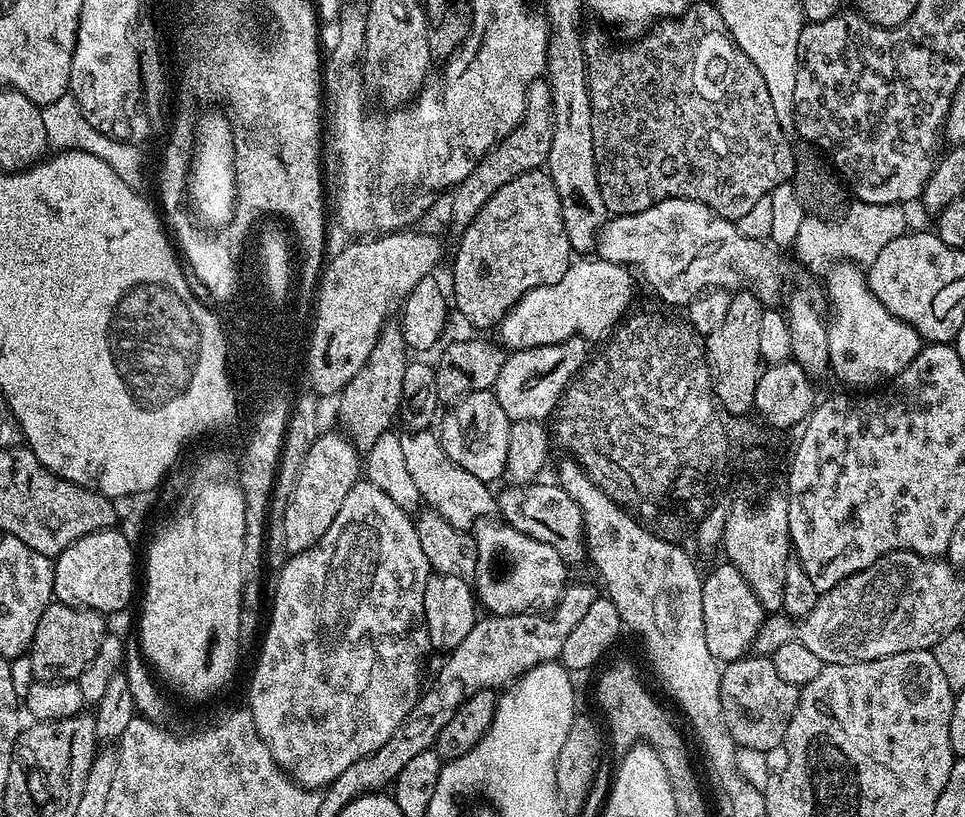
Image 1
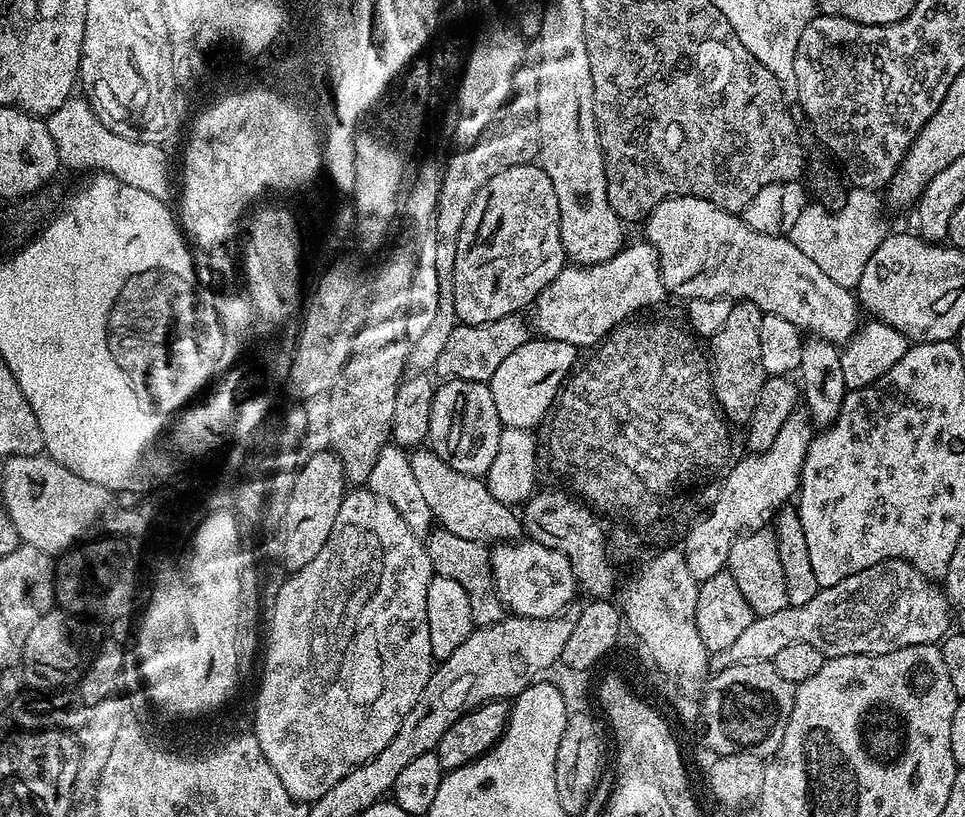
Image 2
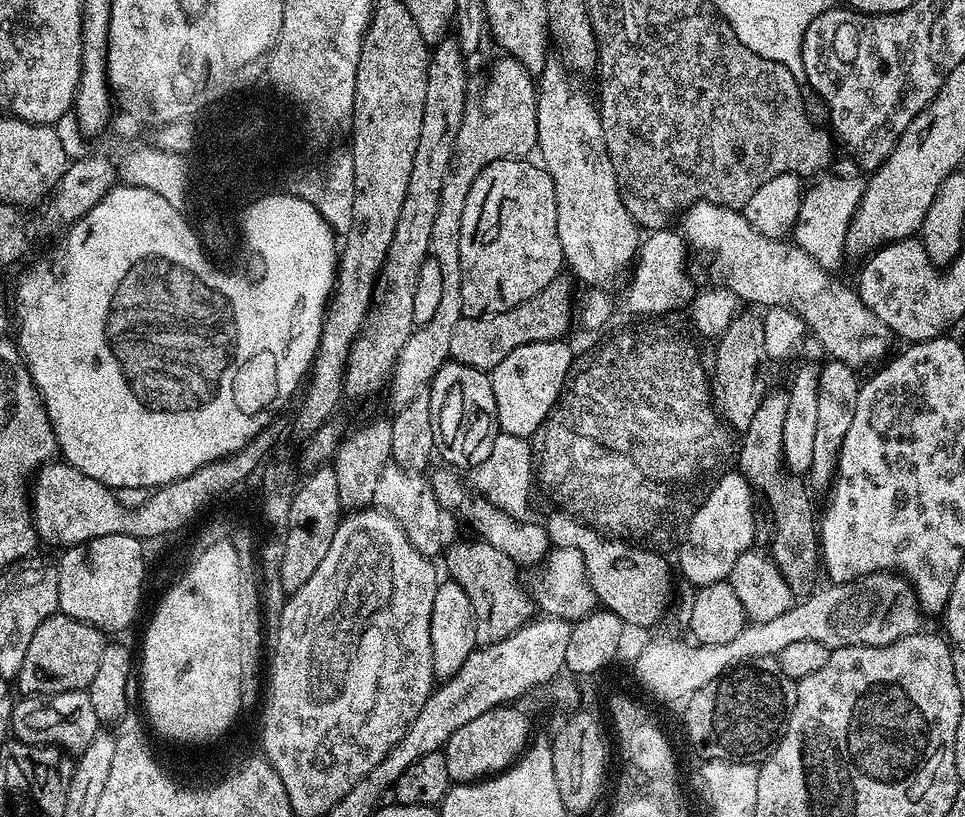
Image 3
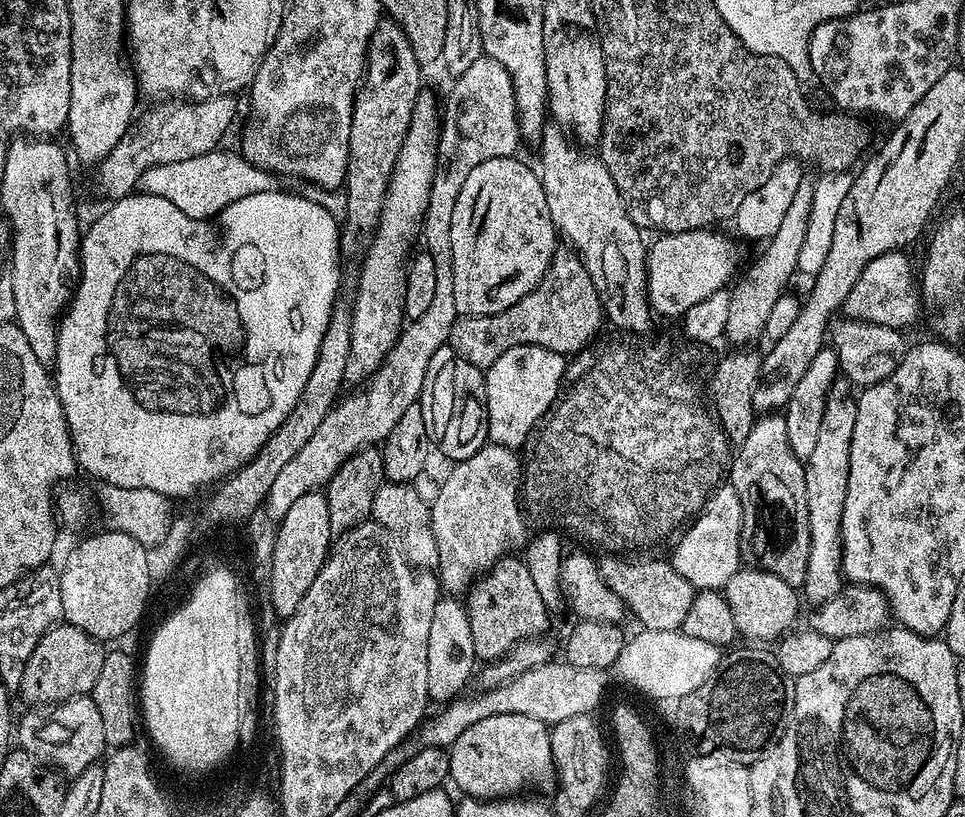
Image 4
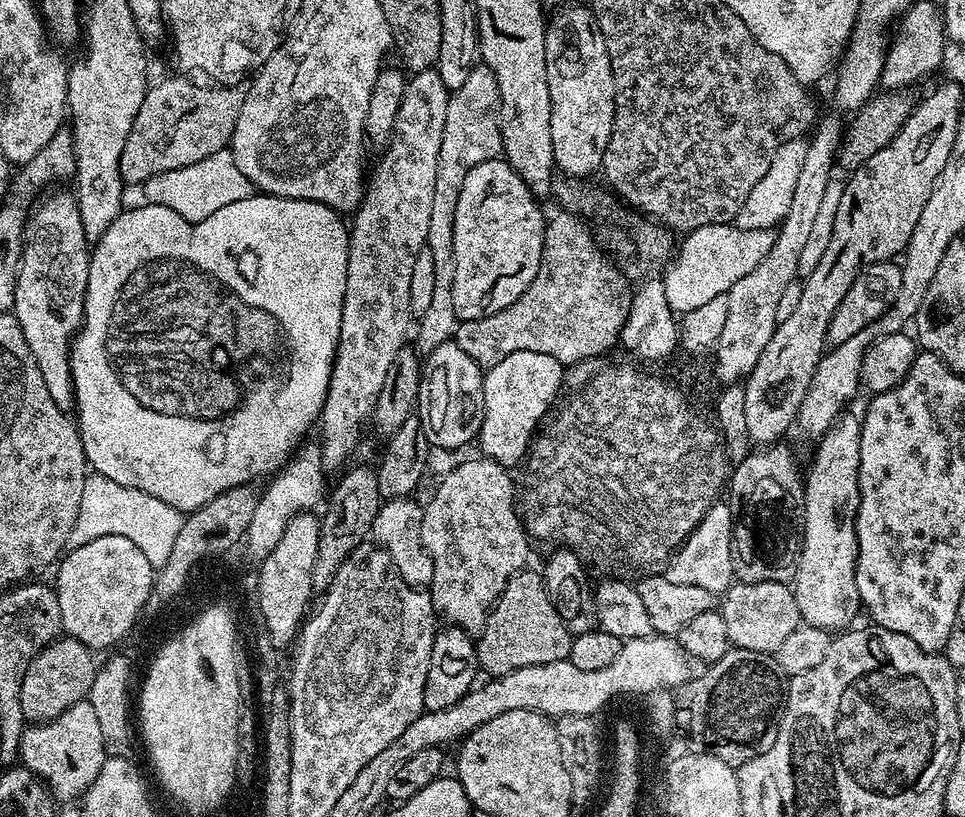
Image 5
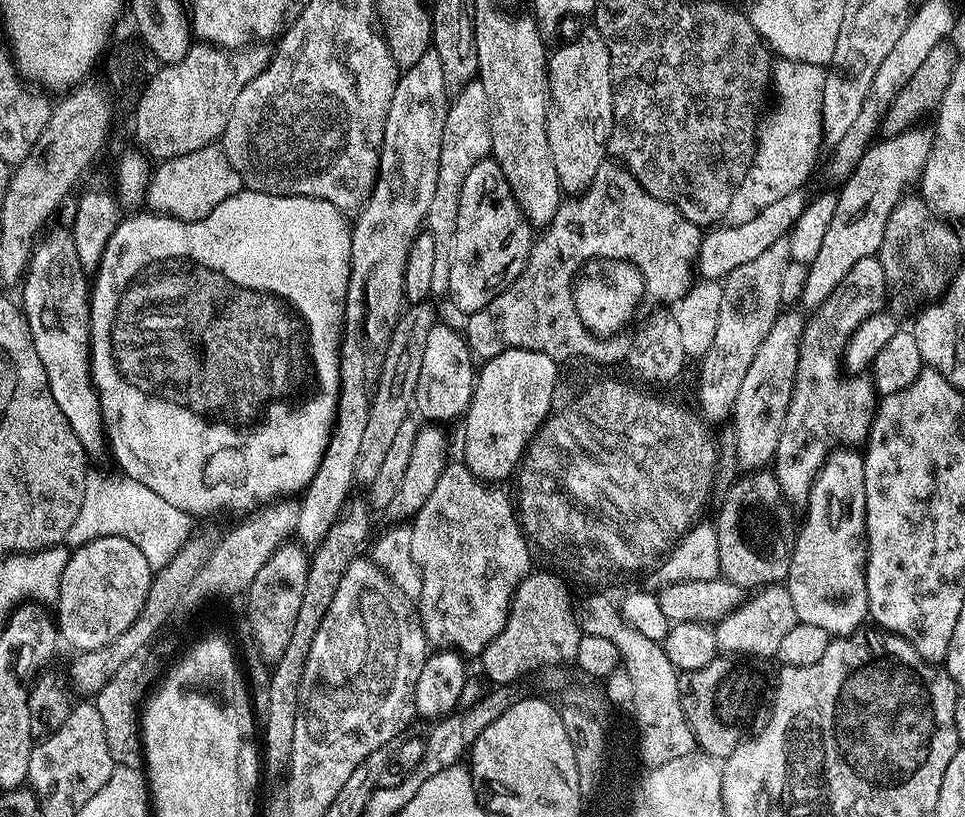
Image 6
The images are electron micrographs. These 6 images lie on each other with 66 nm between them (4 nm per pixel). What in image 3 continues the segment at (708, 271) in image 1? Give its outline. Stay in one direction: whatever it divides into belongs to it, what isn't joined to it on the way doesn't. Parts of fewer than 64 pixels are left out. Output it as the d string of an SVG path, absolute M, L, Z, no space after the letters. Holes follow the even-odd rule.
M699 200L696 204L685 208L679 220L678 232L683 236L685 245L691 251L693 248L698 255L704 256L713 278L716 279L713 281L719 287L729 288L745 305L759 306L764 310L774 306L792 308L804 319L805 329L810 333L811 339L813 336L828 351L827 355L831 359L841 360L843 364L851 368L863 370L867 364L879 365L889 355L888 347L891 346L892 340L894 341L893 329L887 328L870 311L862 302L860 293L855 287L847 288L844 284L835 284L828 270L823 269L814 258L791 243L788 245L783 239L764 237L750 226L743 211Z

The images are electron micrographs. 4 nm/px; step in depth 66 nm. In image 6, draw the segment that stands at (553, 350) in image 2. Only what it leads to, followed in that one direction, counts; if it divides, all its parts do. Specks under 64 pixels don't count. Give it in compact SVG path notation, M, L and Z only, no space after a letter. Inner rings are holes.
M506 350L494 358L483 361L476 377L476 386L472 389L472 401L468 411L462 417L464 424L464 456L463 463L475 474L478 479L485 482L504 482L508 475L517 471L518 465L524 458L524 451L532 441L536 431L540 429L536 421L544 415L548 407L549 393L552 390L553 368L545 355L534 350Z

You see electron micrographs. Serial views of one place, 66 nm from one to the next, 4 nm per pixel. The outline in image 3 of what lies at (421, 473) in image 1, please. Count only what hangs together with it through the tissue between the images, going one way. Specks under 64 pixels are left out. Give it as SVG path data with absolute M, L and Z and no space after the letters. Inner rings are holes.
M441 468L442 470L431 473L429 480L435 498L440 506L446 510L460 512L461 516L473 528L475 535L479 539L485 540L490 546L502 550L516 565L524 564L539 565L550 551L550 541L548 539L548 529L543 523L540 524L520 524L517 517L507 516L502 510L495 508L492 503L479 494L473 494L459 480L459 476L453 469Z

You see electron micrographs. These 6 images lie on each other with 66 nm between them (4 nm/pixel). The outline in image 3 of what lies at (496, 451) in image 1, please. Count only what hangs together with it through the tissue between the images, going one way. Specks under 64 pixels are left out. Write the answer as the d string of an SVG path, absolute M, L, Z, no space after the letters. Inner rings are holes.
M449 359L432 375L432 383L427 389L430 402L432 422L436 425L434 438L436 439L436 452L445 460L445 465L453 469L471 470L477 468L486 458L490 458L490 446L494 446L494 438L498 434L496 422L496 399L492 389L492 377L483 368L474 368L459 364L456 360Z

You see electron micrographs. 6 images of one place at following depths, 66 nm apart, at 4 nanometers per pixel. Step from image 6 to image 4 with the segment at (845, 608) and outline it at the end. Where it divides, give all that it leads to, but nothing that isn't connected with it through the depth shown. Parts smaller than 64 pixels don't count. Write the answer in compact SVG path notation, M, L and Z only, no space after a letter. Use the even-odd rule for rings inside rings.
M836 379L824 401L826 410L822 410L822 426L818 426L818 439L814 451L804 465L806 506L810 514L810 562L806 562L802 596L812 606L825 604L830 598L837 596L846 584L842 571L840 526L850 476L850 438L854 438L854 418L858 418L854 388L847 379Z

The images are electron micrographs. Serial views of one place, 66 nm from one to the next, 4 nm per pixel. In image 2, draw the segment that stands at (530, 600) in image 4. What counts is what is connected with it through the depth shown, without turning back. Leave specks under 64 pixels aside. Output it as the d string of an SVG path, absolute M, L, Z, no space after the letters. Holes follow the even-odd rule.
M441 526L433 527L426 537L428 557L432 563L432 571L437 576L454 578L462 590L470 598L472 619L477 625L497 624L502 619L500 597L494 591L492 578L492 558L489 549L481 541L458 538Z

